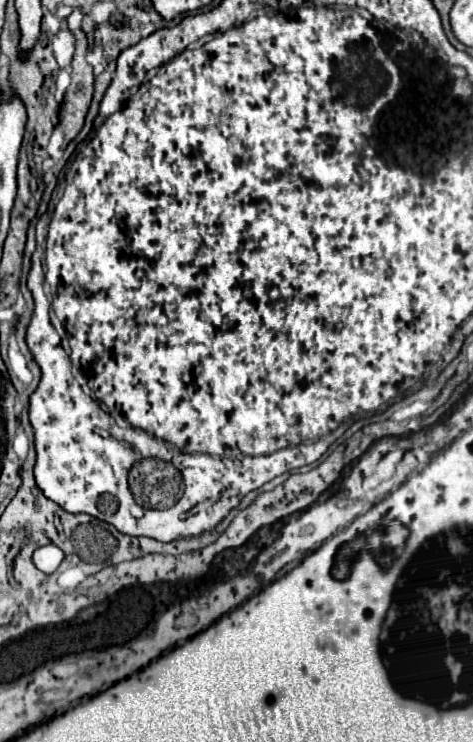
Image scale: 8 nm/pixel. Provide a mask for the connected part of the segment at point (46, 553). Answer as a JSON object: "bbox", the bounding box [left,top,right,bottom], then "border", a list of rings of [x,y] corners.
{"bbox":[33,544,65,574],"border":[[[49,544],[49,546],[37,548],[33,552],[33,564],[45,574],[53,574],[59,568],[59,564],[63,562],[64,557],[65,554],[55,544]]]}

